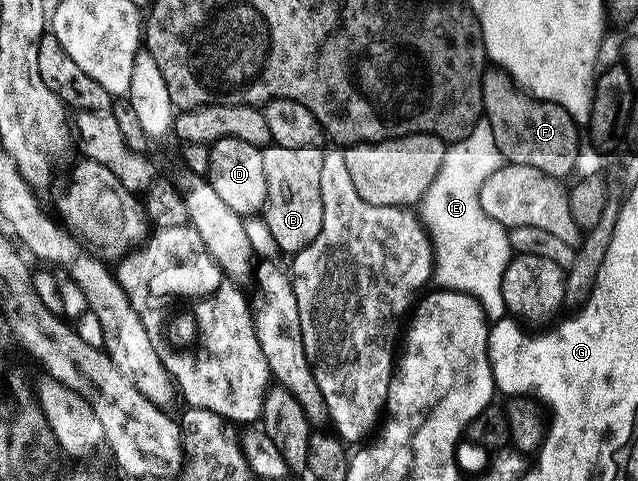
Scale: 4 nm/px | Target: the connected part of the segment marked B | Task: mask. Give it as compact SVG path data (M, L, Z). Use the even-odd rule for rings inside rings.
M273 144L263 151L263 168L267 170L269 198L263 209L263 219L269 227L273 241L283 253L301 252L315 238L323 226L323 158L320 147L291 150L287 146Z

